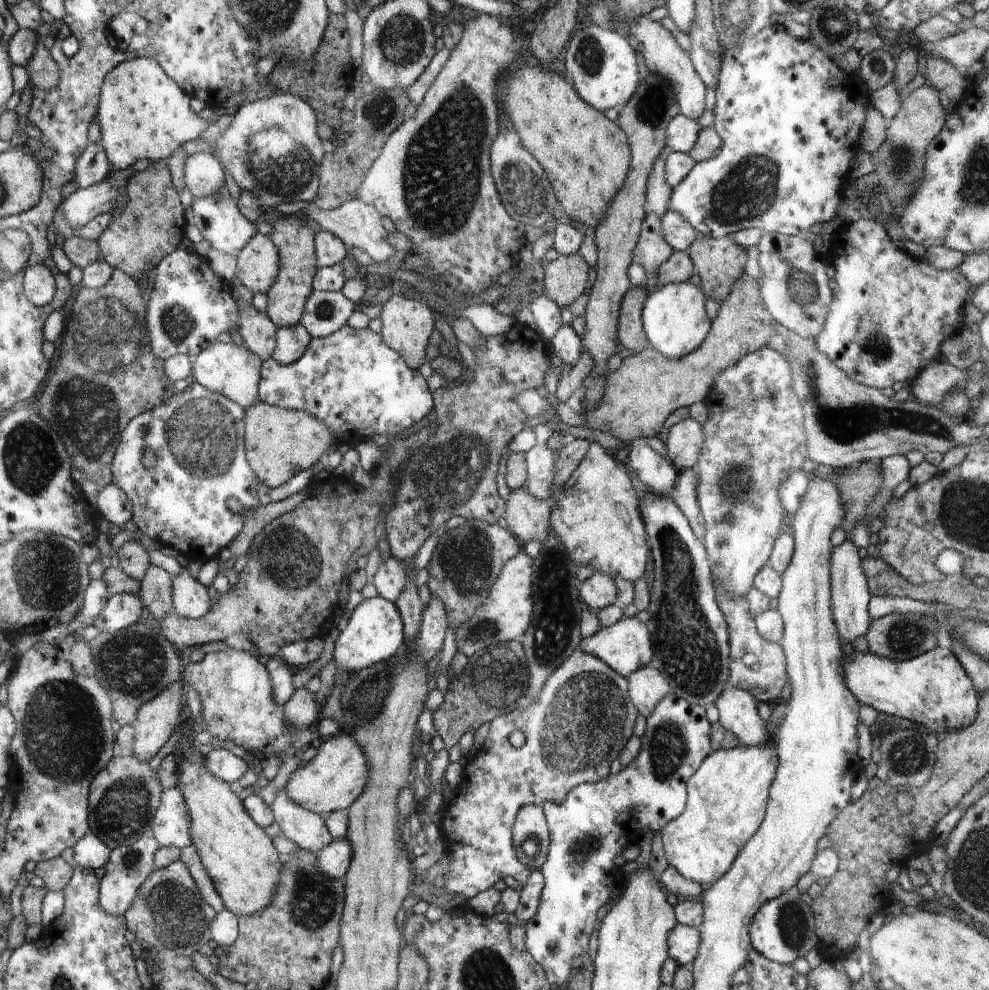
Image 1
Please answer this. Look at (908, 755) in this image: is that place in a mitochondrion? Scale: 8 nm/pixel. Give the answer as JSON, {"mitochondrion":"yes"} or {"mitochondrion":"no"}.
{"mitochondrion":"yes"}

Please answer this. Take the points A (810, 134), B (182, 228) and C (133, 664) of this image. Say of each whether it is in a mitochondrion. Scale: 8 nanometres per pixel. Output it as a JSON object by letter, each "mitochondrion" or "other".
{"A":"other","B":"other","C":"mitochondrion"}

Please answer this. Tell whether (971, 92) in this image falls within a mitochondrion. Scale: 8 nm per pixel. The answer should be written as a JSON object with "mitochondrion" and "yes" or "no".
{"mitochondrion":"no"}

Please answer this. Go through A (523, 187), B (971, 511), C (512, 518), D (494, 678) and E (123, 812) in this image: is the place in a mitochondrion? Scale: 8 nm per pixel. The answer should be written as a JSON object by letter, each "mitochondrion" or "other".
{"A":"mitochondrion","B":"mitochondrion","C":"other","D":"mitochondrion","E":"mitochondrion"}

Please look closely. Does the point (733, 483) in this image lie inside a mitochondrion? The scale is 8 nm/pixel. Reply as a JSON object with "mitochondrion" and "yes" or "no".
{"mitochondrion":"yes"}

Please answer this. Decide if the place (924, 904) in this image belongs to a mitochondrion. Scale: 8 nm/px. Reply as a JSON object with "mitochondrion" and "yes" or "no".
{"mitochondrion":"no"}

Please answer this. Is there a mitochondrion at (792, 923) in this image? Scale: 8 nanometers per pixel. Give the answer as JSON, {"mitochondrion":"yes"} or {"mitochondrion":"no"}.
{"mitochondrion":"yes"}

